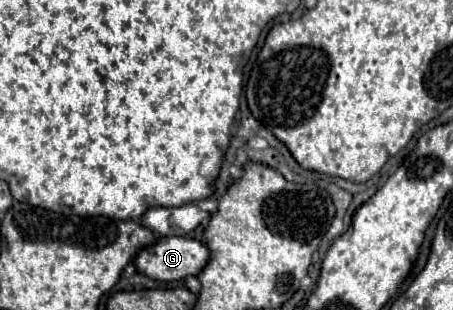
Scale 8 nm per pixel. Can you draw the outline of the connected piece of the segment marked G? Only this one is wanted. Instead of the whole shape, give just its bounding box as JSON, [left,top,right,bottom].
[134,237,208,281]

